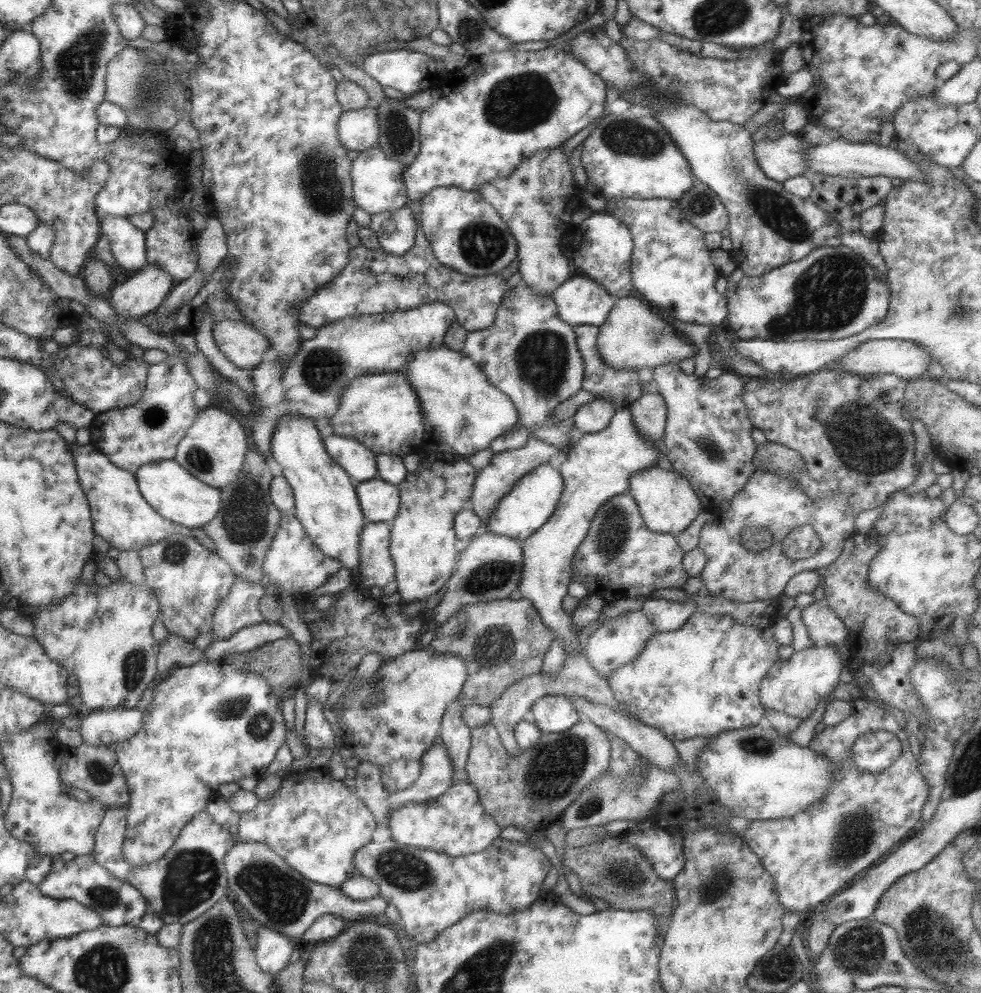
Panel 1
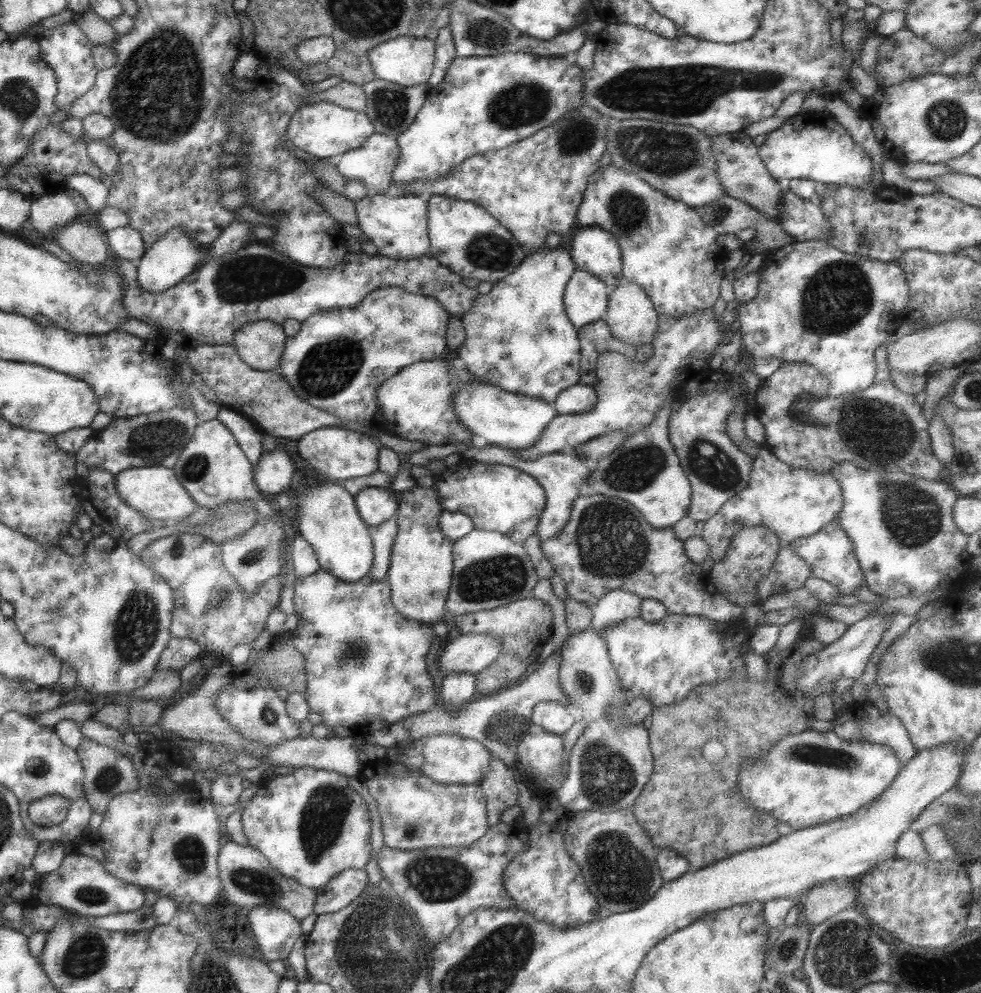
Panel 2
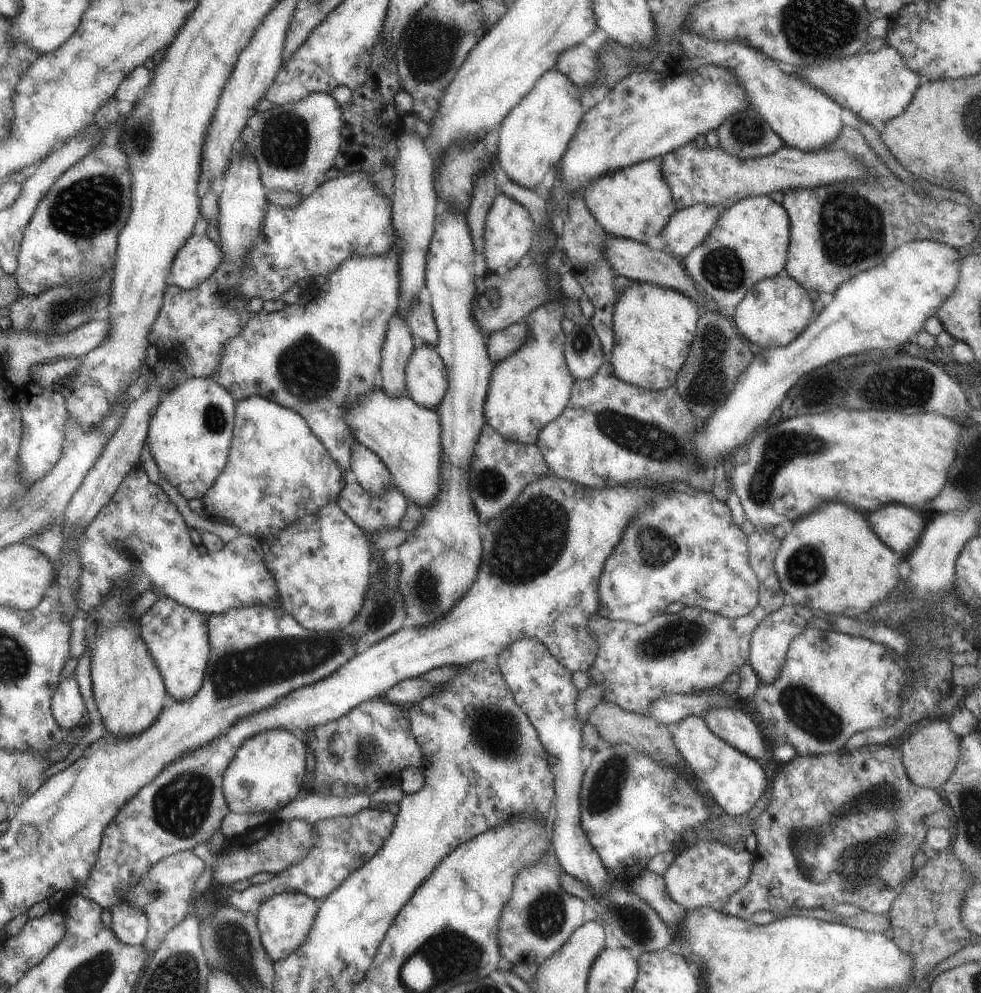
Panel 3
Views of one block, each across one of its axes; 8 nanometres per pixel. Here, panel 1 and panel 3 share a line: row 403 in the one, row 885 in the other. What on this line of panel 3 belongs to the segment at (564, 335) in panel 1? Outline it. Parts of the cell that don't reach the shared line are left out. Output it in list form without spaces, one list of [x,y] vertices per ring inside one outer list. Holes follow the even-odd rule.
[[[550,852],[528,868],[522,868],[514,878],[510,900],[506,902],[498,922],[500,954],[510,964],[530,962],[541,965],[572,936],[576,928],[585,923],[585,902],[560,888],[560,874],[563,868]]]

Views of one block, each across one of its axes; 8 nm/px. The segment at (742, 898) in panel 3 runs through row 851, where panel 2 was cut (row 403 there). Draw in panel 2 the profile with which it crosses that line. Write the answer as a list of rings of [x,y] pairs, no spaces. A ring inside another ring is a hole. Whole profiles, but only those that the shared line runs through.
[[[882,343],[875,352],[876,374],[866,390],[845,394],[834,398],[828,396],[829,382],[815,368],[804,362],[786,362],[778,370],[765,378],[754,392],[755,405],[753,415],[765,428],[764,447],[770,449],[780,461],[788,466],[817,473],[830,473],[834,465],[840,462],[854,463],[863,470],[876,468],[884,471],[906,472],[919,478],[936,481],[942,472],[942,463],[932,453],[928,438],[928,420],[921,405],[912,393],[898,390],[890,376],[888,368],[887,344]]]

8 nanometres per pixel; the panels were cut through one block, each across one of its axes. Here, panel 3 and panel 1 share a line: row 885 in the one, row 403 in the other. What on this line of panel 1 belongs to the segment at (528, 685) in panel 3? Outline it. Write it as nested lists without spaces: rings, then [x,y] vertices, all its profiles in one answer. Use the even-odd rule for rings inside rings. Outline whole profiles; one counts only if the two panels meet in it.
[[[600,399],[582,405],[572,417],[572,426],[576,429],[576,435],[592,434],[606,428],[616,407],[613,402]]]

